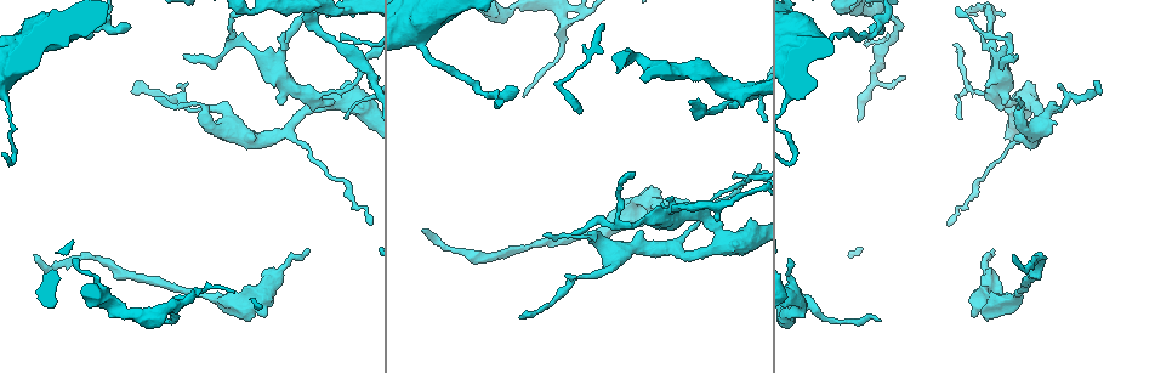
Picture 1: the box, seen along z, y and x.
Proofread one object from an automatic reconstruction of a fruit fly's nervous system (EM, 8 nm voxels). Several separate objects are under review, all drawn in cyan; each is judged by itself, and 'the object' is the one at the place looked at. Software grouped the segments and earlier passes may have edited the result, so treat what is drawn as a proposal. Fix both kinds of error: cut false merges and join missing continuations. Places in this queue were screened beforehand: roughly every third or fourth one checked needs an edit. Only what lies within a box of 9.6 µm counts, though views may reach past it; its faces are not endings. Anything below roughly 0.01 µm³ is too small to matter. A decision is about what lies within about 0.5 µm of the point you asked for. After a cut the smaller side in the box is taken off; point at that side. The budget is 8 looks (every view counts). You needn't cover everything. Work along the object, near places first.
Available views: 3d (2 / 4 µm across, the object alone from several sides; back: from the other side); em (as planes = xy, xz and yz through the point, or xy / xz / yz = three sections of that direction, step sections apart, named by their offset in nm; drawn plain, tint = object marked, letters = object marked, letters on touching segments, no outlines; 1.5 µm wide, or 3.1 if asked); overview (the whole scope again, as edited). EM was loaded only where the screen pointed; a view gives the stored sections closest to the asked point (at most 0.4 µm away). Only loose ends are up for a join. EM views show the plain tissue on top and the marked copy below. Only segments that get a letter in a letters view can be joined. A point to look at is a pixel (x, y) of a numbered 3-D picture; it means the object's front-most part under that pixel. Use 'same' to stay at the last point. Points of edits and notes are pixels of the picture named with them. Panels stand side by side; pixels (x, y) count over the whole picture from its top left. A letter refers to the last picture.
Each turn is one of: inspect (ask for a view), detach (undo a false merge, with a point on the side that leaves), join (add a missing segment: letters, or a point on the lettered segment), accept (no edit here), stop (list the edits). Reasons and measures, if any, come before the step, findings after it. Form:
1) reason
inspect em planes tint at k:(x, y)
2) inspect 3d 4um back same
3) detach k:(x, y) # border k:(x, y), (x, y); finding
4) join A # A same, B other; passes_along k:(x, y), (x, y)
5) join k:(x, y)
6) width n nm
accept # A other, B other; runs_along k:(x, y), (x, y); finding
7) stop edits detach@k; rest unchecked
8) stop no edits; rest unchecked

thin end
inspect 3d 4um at 1:(881, 321)

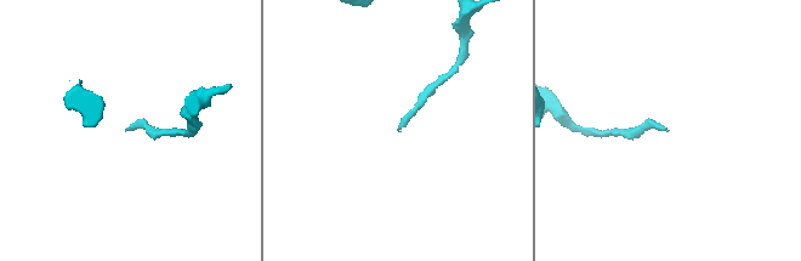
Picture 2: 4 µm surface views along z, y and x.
inspect em planes letters at 2:(665, 127)

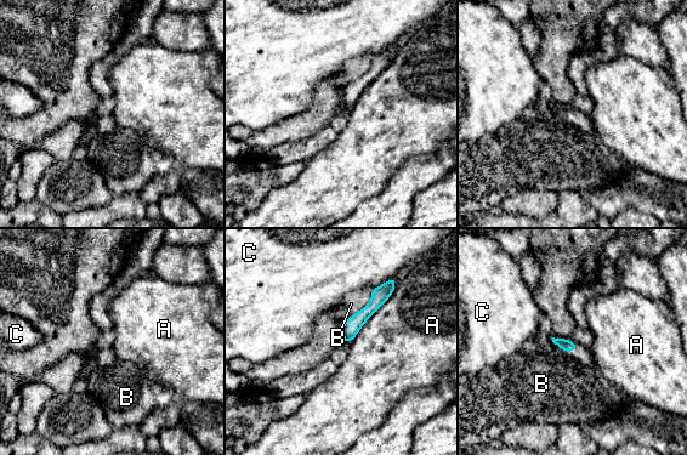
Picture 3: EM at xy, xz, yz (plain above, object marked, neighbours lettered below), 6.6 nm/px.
width 80 nm
accept # A other, B other, C other; runs_along 3:(389, 290), (350, 329), (345, 339); none of them fits

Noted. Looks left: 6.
inspect em planes letters at 1:(880, 27)

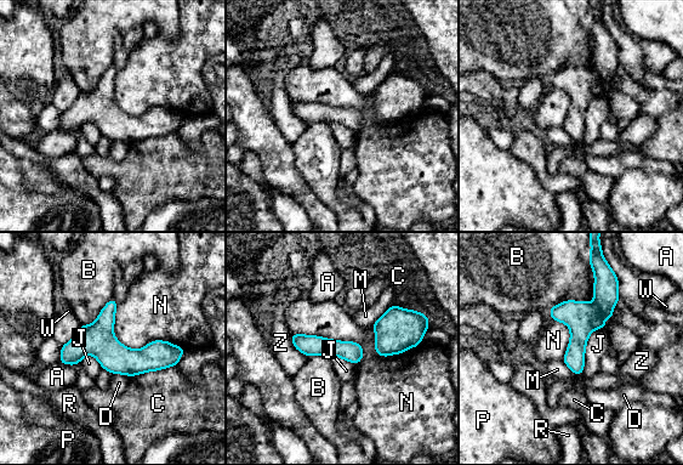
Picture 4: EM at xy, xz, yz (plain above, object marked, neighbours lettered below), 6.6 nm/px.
detach 4:(582, 318) # A other, B other, C other, D other, J other, M other, N other, P other, R other, W other, Z other; part_leaving 4:(180, 351), (77, 349), (62, 359); two cells meet here

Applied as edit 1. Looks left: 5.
inspect overview

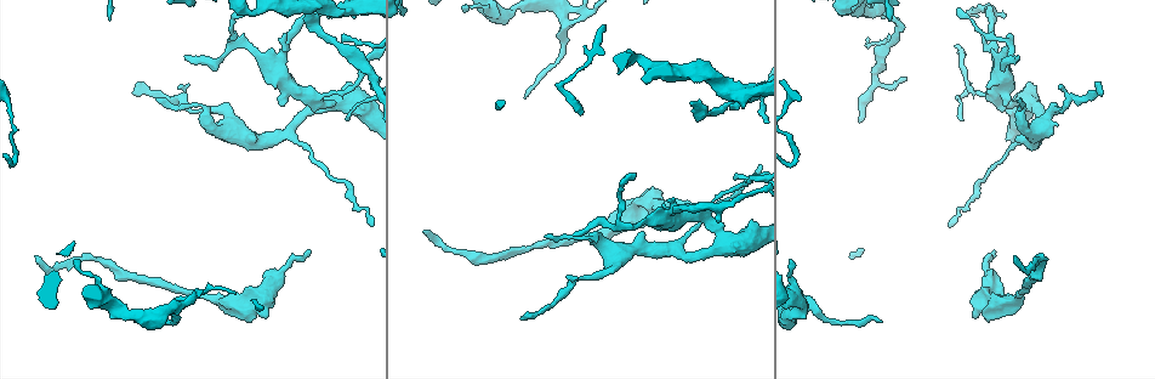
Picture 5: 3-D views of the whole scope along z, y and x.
abrupt turn
inspect 3d 2um at 5:(635, 60)

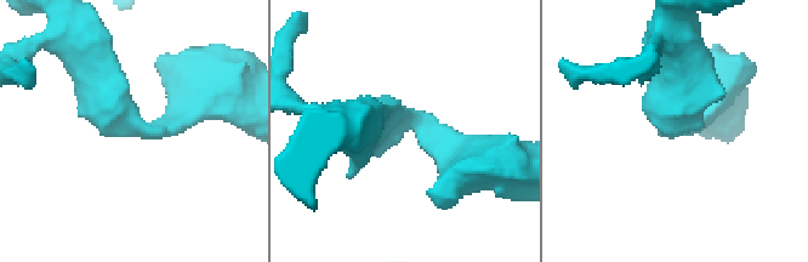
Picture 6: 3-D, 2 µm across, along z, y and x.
inspect em xy step 4 tint at 6:(673, 129)

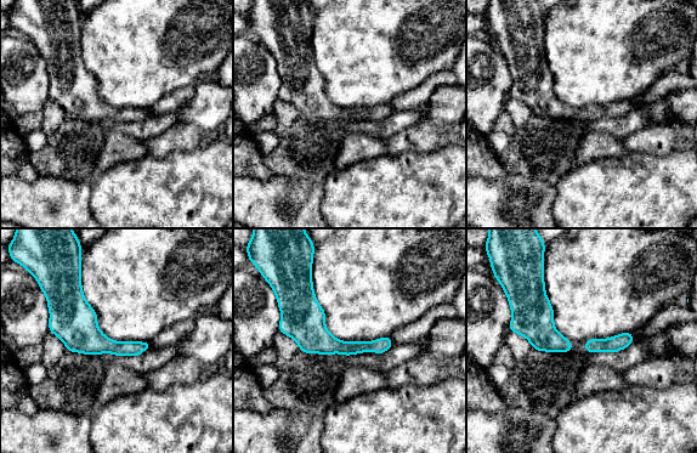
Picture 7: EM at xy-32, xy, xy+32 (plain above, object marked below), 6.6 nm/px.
cut it another way
inspect em planes letters same

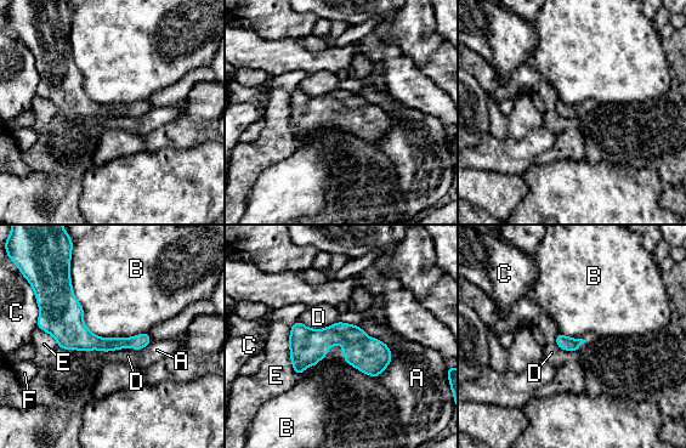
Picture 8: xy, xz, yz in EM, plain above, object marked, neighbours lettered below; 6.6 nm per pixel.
accept # A other, B other, C other, D other, E other, F other; one cell here

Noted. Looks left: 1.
stop edits detach@4; rest unchecked

